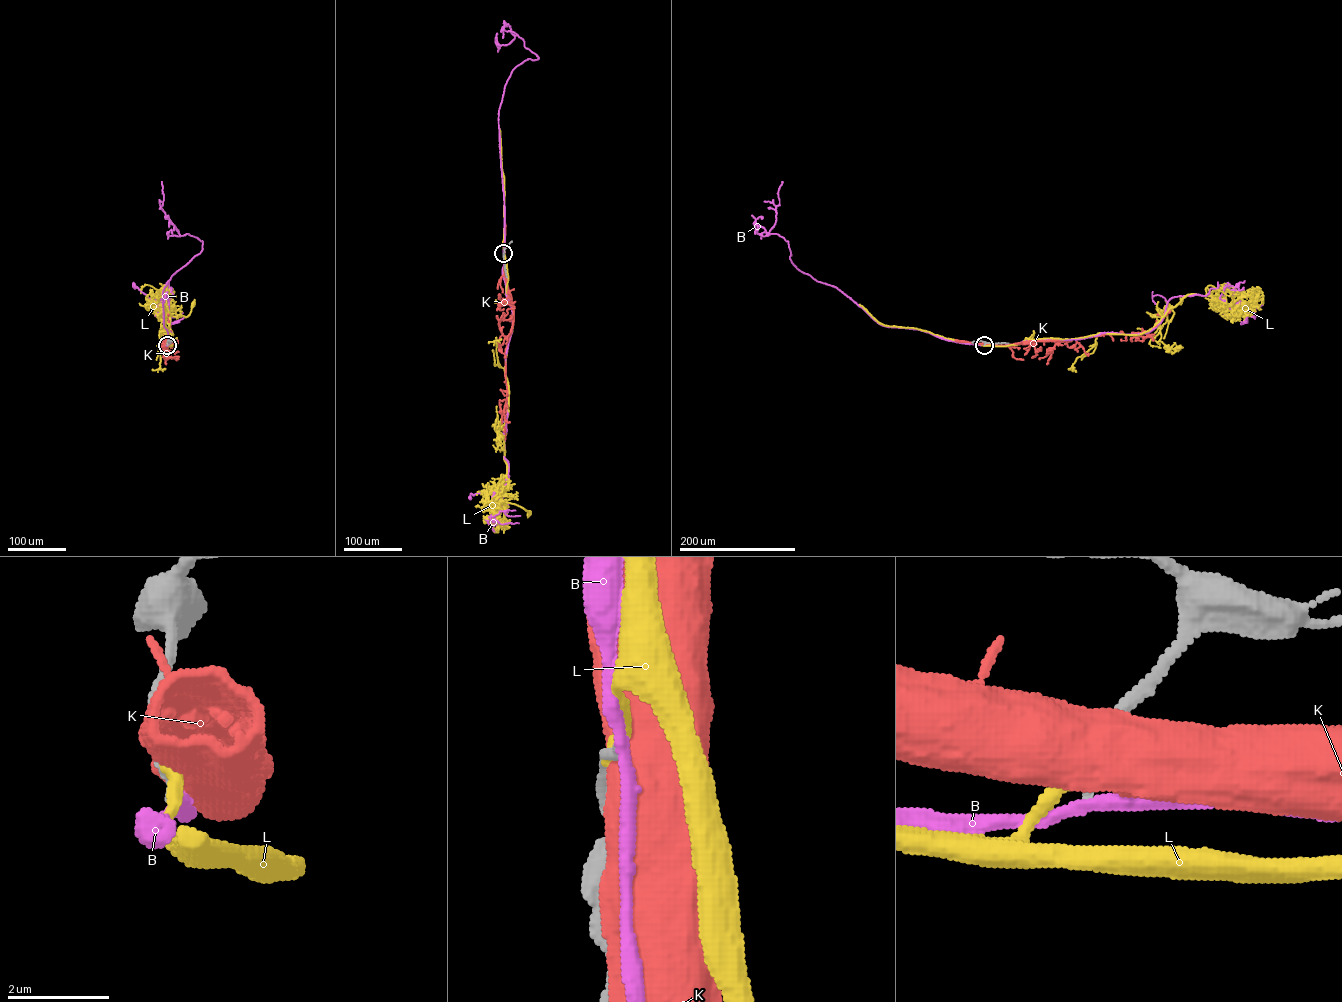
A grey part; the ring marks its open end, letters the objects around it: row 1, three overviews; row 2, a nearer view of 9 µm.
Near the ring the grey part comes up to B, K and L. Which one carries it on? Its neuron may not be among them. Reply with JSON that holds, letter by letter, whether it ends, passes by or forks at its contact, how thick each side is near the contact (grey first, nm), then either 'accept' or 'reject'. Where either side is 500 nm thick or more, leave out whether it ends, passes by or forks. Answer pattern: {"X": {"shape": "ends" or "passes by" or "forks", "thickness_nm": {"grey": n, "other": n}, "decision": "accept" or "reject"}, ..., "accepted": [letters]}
{"B": {"shape": "passes by", "thickness_nm": {"grey": 200, "other": 260}, "decision": "reject"}, "K": {"thickness_nm": {"grey": 280, "other": 800}, "decision": "reject"}, "L": {"shape": "ends", "thickness_nm": {"grey": 240, "other": 280}, "decision": "reject"}, "accepted": []}

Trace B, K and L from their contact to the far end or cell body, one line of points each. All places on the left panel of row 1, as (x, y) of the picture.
B: (167, 345), (176, 339), (169, 337), (168, 296), (173, 294), (168, 301), (150, 299), (134, 286)
K: (167, 344), (177, 341), (169, 337), (169, 311)
L: (167, 344), (176, 338), (168, 333), (168, 294), (163, 307), (167, 314), (187, 317), (193, 304)

